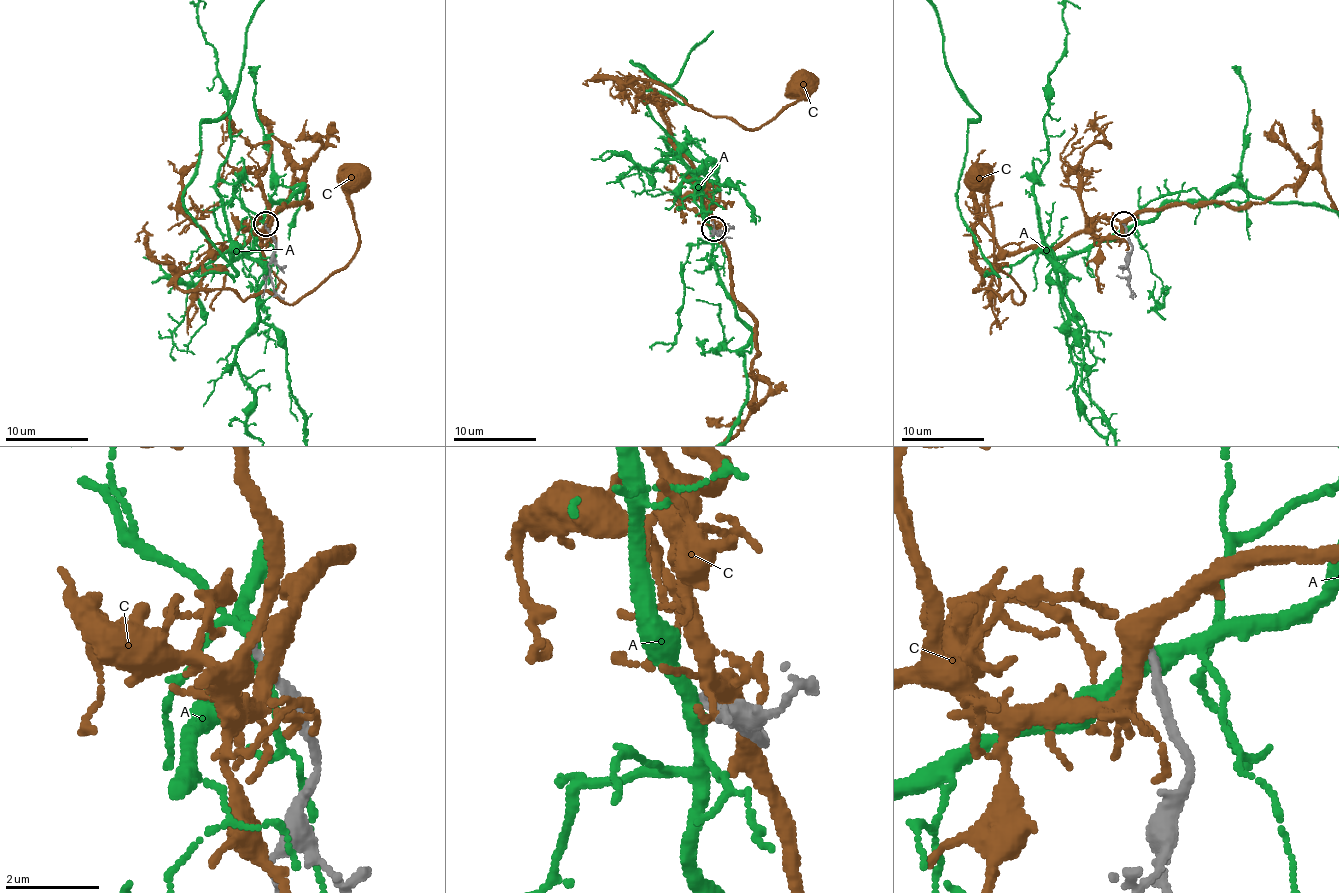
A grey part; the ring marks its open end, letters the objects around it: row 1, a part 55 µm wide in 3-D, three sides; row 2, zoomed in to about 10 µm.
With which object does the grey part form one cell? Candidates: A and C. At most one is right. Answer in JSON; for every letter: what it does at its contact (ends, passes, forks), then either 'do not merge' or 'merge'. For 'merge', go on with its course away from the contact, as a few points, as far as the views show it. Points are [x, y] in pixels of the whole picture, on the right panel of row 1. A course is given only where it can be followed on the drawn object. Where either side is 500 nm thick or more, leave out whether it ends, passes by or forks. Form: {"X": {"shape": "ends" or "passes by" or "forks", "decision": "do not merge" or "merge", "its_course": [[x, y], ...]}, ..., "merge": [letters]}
{"A": {"shape": "forks", "decision": "do not merge"}, "C": {"shape": "forks", "decision": "merge", "its_course": [[1124, 224], [1116, 237], [1076, 233], [1005, 251], [976, 289], [1001, 299], [1024, 299], [997, 264], [976, 181]]}, "merge": ["C"]}

